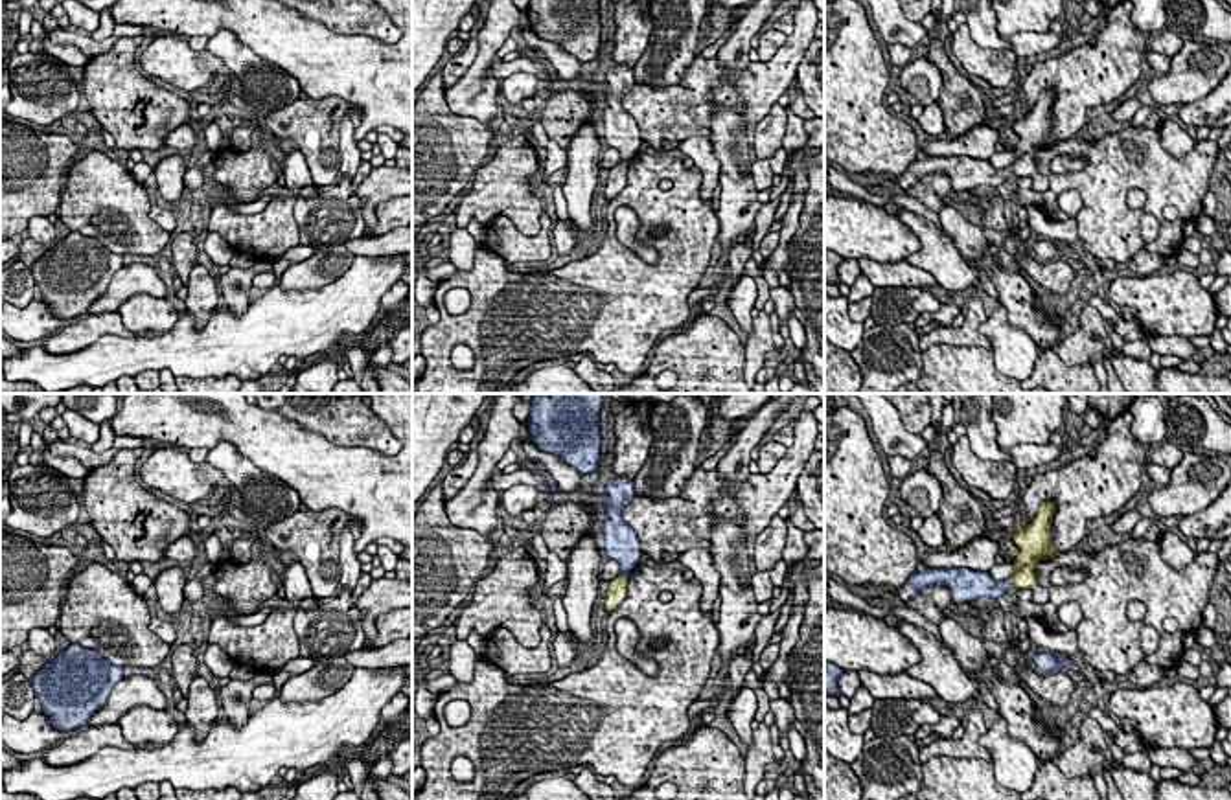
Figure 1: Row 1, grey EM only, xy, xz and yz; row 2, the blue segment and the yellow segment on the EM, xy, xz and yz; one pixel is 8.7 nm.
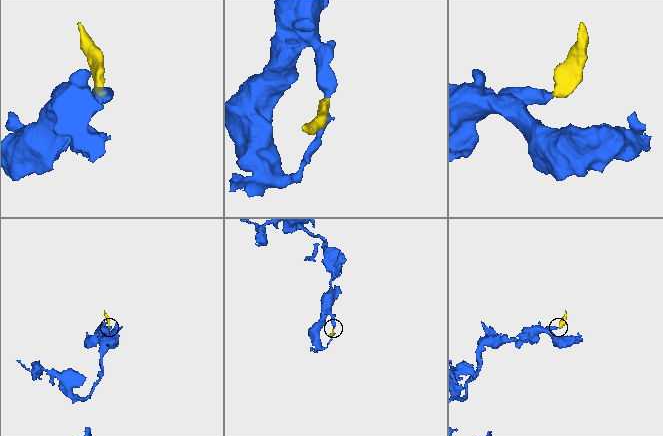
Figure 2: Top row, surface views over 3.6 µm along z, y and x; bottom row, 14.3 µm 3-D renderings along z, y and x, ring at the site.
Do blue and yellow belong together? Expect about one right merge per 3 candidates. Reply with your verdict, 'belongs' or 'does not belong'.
belongs

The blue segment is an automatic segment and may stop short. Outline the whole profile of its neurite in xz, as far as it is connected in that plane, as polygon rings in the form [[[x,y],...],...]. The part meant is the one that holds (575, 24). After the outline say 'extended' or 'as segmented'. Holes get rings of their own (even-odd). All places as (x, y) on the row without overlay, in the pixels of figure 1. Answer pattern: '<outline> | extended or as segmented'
[[[530,0],[528,20],[539,39],[556,42],[581,63],[600,53],[600,0]]] | as segmented

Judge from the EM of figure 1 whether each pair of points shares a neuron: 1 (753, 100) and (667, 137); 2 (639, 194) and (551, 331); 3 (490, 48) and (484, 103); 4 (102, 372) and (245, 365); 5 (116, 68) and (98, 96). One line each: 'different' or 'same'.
1: same
2: same
3: same
4: same
5: same

